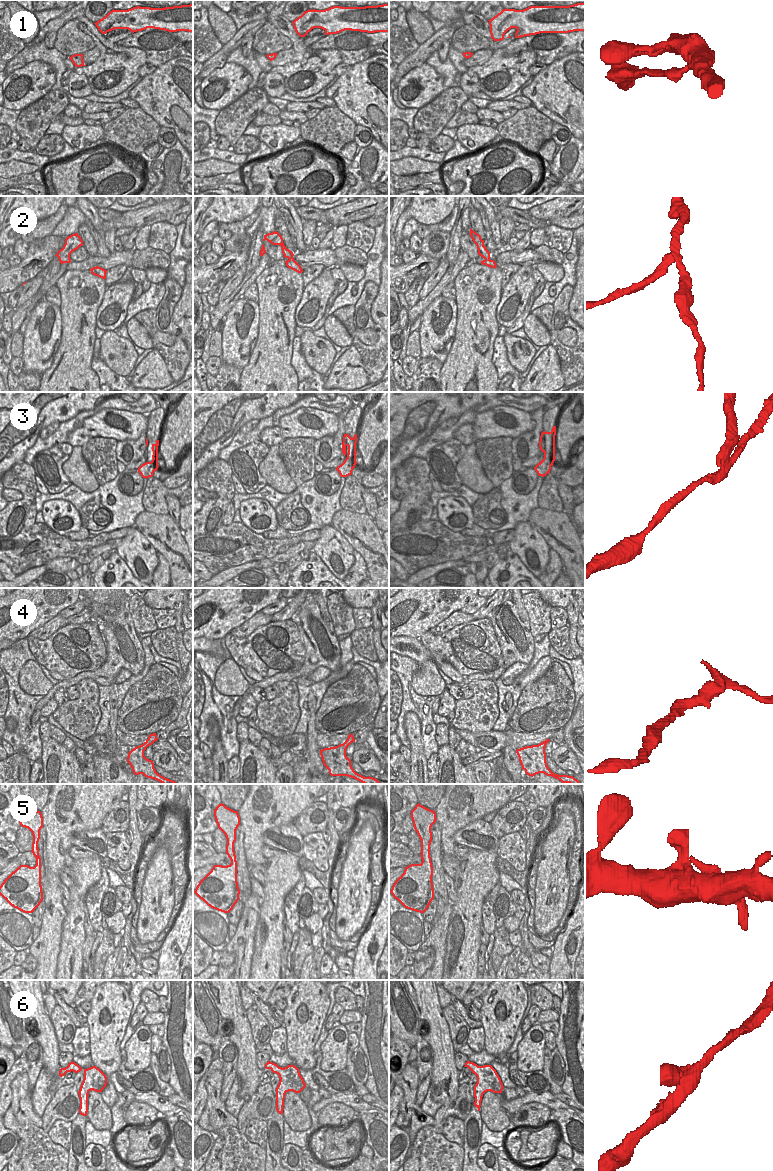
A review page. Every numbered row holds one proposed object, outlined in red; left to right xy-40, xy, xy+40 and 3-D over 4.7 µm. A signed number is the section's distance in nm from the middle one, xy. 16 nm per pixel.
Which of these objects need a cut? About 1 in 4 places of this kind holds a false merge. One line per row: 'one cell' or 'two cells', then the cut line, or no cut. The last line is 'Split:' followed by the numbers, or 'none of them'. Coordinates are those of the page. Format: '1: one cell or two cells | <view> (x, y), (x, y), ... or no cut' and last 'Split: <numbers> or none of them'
1: one cell | no cut
2: two cells | xy+40 (482, 240), (476, 244)
3: two cells | xy (355, 454), (352, 454), (349, 459), (345, 460)
4: one cell | no cut
5: one cell | no cut
6: one cell | no cut
Split: 2, 3

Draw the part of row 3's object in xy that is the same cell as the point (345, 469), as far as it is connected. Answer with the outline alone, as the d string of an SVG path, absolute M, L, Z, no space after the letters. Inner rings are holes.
M351 454L350 460L344 460L344 462L339 465L336 470L339 472L341 477L347 477L352 474L353 469L355 468L356 462L356 455Z

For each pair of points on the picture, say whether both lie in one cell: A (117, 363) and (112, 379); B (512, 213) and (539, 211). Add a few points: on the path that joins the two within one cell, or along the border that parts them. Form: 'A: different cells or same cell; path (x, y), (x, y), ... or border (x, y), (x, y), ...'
A: different cells; border (100, 353), (100, 358), (113, 371), (125, 377)
B: different cells; border (527, 210), (531, 215), (544, 219), (547, 222)

